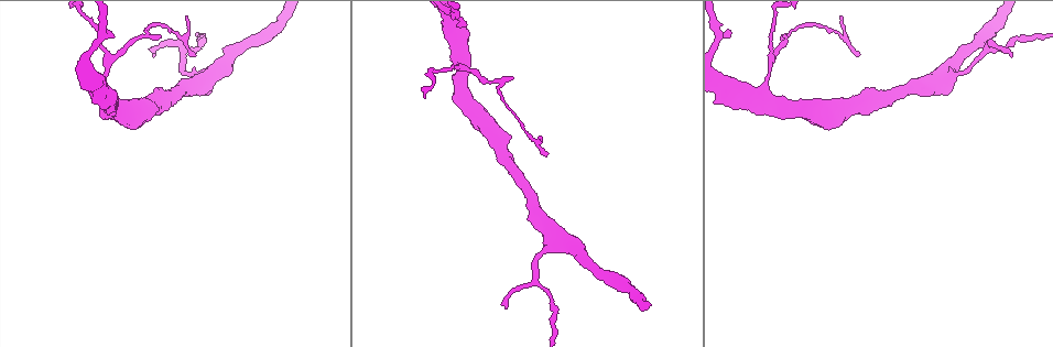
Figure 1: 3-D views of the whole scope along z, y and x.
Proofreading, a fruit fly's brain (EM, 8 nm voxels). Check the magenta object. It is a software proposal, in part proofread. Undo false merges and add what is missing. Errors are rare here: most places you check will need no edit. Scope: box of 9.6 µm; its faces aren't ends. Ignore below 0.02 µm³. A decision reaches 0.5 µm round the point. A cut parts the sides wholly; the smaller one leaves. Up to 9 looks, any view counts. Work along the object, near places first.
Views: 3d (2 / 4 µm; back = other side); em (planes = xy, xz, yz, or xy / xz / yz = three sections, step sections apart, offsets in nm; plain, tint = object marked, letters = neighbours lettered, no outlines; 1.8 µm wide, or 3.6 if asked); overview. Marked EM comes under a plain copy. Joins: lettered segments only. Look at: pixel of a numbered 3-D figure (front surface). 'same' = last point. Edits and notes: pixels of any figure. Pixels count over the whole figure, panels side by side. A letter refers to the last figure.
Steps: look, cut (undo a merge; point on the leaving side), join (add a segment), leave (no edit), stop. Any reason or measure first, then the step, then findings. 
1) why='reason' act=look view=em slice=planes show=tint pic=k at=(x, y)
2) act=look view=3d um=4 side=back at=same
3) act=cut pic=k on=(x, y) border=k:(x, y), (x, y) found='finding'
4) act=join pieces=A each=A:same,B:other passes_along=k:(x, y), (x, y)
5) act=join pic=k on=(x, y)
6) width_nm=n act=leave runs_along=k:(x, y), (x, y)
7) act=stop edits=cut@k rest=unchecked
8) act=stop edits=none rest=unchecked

why='tapers out' act=look view=3d um=2 pic=1 at=(859, 55)

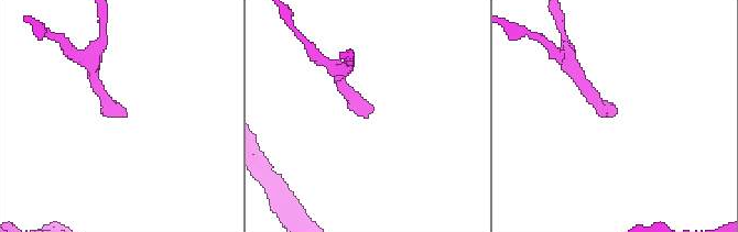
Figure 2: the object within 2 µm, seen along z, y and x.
why='shape alone is not enough' act=look view=em slice=xy step=4 show=letters pic=2 at=(613, 114)

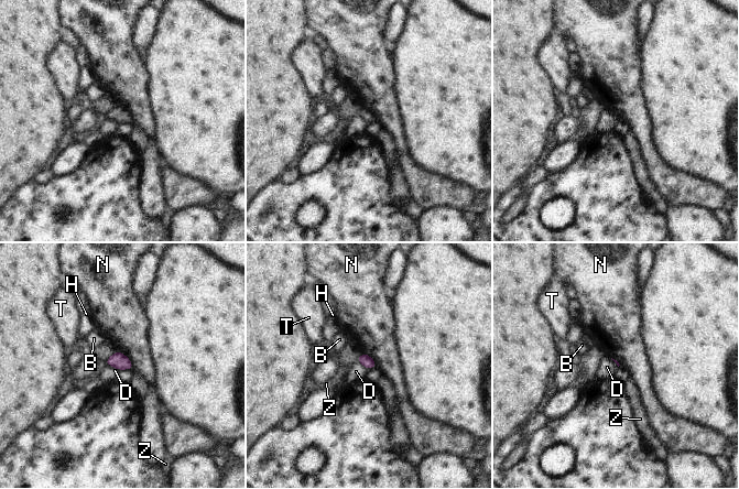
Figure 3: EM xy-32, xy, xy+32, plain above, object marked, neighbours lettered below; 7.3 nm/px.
act=leave each=B:other,D:other,H:other,N:other,T:other,Z:other found='no lettered segment goes on from it'

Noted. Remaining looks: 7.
why='abrupt turn' act=look view=em slice=planes show=letters pic=1 at=(761, 97)

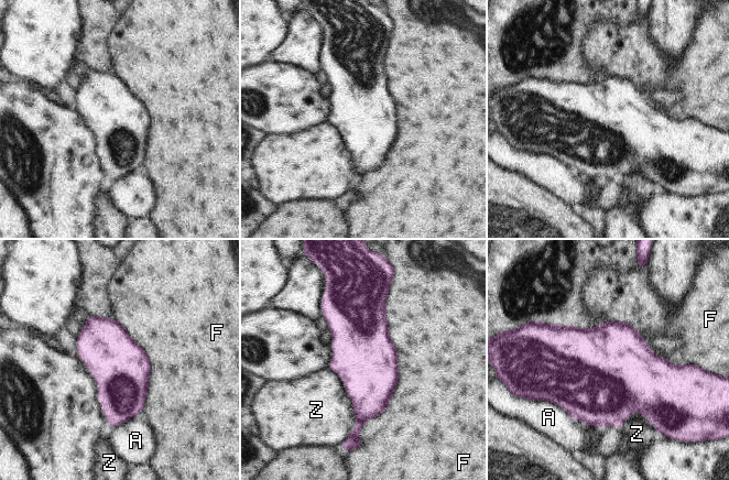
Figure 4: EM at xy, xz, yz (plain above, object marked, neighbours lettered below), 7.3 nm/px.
longest_contact=F:1100nm act=leave each=A:other,F:other,Z:other border=4:(328, 368), (351, 402), (348, 437) found='all the same cell'

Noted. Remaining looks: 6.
why='free end' act=look view=em slice=xz step=8 show=tint pic=1 at=(112, 36)

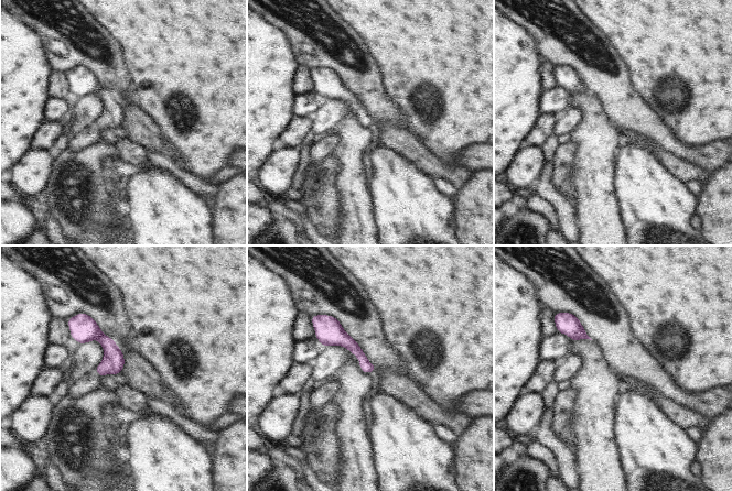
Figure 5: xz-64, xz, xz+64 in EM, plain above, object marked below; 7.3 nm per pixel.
why='another direction' act=look view=em slice=planes show=letters at=same

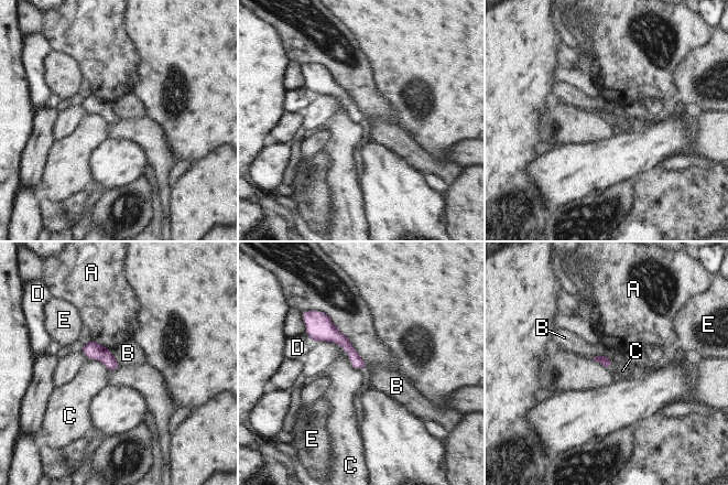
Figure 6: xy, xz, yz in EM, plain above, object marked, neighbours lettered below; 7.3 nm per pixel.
longest_contact=C:220nm act=leave each=A:other,B:other,C:other,D:other,E:other found='no lettered segment goes on from it'

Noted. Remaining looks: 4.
why='tapers out' act=look view=em slice=planes show=tint pic=1 at=(152, 56)

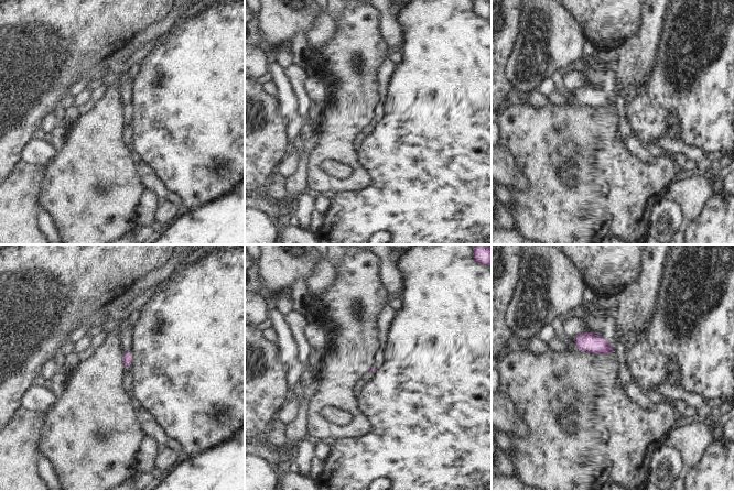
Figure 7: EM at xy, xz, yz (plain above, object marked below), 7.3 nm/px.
why='see the neighbours' act=look view=em slice=planes show=letters at=same

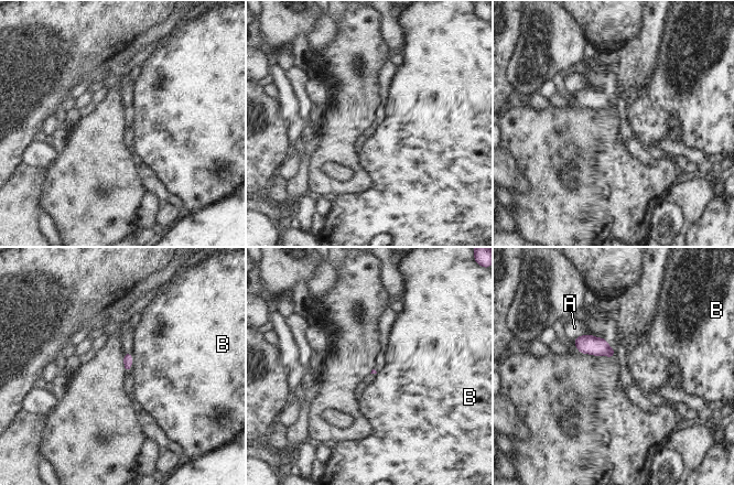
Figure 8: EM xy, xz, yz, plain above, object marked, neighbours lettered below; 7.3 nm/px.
longest_contact=A:140nm act=leave each=A:other,B:other border=8:(131, 352), (132, 367) found='none of them fits'

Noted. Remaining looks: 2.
act=stop edits=none rest=unchecked

